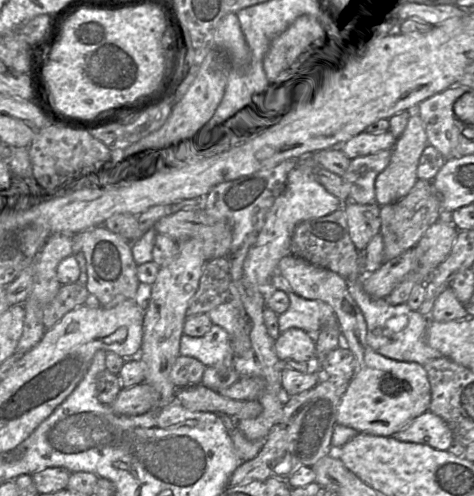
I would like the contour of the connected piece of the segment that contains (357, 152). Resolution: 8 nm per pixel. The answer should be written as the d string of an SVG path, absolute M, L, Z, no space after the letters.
M363 132L338 148L350 159L376 154L380 151L391 150L395 146L397 138L392 133L370 134Z

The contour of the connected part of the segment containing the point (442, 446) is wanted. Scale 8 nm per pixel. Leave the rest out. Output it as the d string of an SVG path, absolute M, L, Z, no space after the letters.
M429 410L411 420L392 436L404 442L426 444L437 450L448 450L454 440L448 424Z

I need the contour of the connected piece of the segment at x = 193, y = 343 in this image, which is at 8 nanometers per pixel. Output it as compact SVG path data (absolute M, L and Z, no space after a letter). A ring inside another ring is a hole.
M216 324L202 337L183 334L180 340L180 355L193 357L205 366L202 385L214 391L231 387L241 378L234 367L229 334ZM217 366L226 368L225 380L219 378Z

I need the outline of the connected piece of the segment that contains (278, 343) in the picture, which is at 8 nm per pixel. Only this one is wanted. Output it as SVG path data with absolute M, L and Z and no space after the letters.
M290 328L275 339L275 353L280 360L312 362L316 352L315 339L299 328Z

